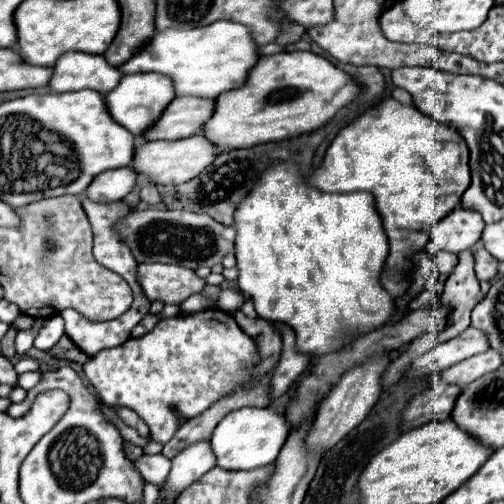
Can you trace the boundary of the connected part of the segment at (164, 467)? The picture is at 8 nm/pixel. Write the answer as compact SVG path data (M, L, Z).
M142 454L134 460L134 466L138 468L138 472L142 474L142 478L146 482L154 482L162 488L168 472L170 472L170 460L162 454L156 454L156 456L148 456L148 454Z

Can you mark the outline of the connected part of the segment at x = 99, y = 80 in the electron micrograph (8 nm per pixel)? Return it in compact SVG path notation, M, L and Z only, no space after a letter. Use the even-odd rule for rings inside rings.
M66 52L54 64L52 80L48 88L52 92L72 92L72 90L94 90L100 94L110 92L122 78L118 68L110 66L104 56L84 54L84 52Z

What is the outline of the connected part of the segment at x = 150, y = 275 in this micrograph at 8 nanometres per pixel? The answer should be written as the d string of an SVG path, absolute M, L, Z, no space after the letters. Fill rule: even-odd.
M160 262L138 264L138 282L150 302L162 300L164 304L182 304L188 296L206 288L206 280L194 270Z

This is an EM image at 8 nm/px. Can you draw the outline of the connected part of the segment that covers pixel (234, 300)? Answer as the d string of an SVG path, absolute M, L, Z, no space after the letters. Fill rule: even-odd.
M226 288L220 292L220 298L218 298L220 310L238 310L242 304L244 304L244 294L240 294L238 290Z

